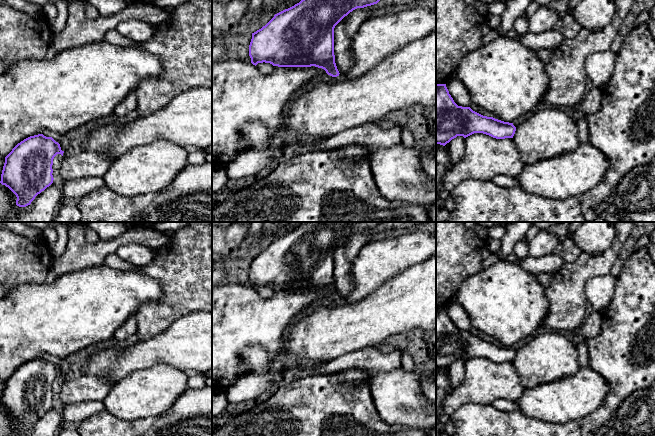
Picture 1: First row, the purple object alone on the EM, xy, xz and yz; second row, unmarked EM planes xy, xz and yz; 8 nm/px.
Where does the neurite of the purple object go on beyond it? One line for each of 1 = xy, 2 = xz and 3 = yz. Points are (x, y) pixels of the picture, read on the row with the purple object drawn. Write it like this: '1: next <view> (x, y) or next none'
1: next none
2: next xz (341, 77)
3: next none

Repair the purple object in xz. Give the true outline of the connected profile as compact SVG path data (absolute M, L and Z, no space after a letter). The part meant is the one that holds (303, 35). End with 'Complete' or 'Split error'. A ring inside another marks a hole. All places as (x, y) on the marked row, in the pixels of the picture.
M301 0L277 14L261 29L252 33L249 45L251 63L270 63L278 67L322 68L337 81L349 81L340 74L334 55L334 28L350 12L377 4L380 0Z. Split error

